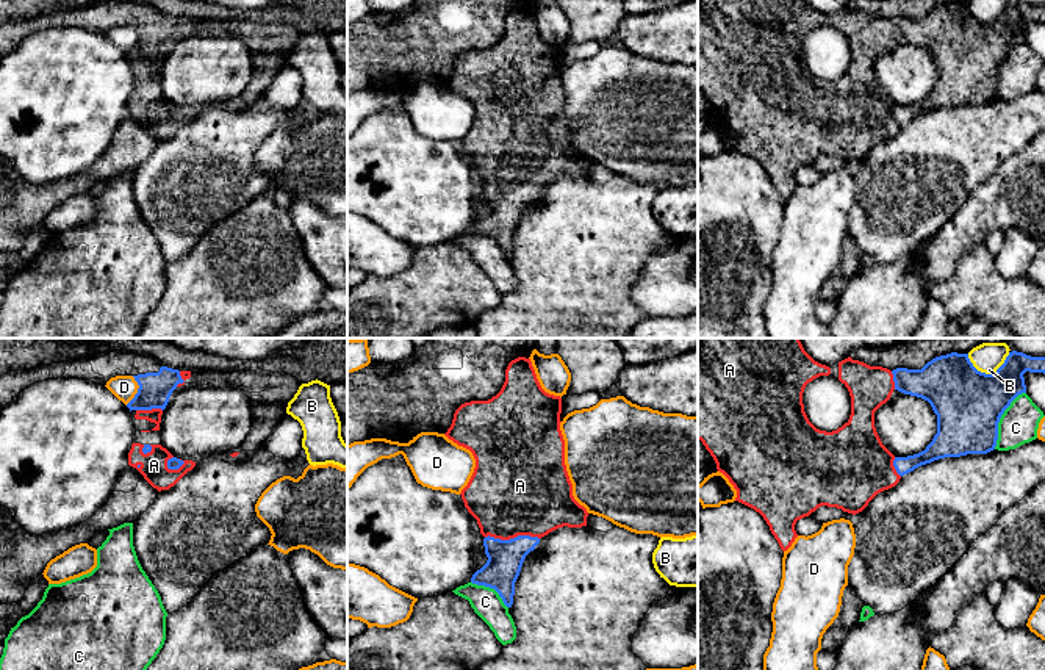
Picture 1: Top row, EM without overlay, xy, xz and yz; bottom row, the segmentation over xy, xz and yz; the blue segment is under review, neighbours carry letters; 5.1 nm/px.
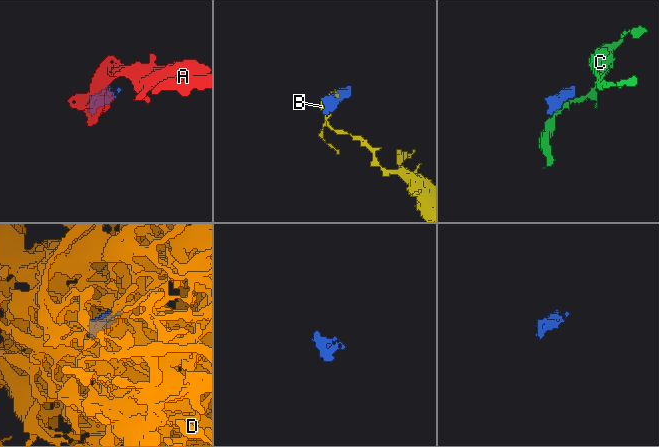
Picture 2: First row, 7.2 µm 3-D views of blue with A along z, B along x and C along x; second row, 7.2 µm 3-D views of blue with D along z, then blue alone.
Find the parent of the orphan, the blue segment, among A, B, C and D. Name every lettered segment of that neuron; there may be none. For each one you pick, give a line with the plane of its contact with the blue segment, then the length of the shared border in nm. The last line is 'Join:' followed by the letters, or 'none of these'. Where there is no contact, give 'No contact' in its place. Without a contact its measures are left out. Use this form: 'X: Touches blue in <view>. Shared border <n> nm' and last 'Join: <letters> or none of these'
A: Touches blue in xz. Shared border 280 nm
Join: A

